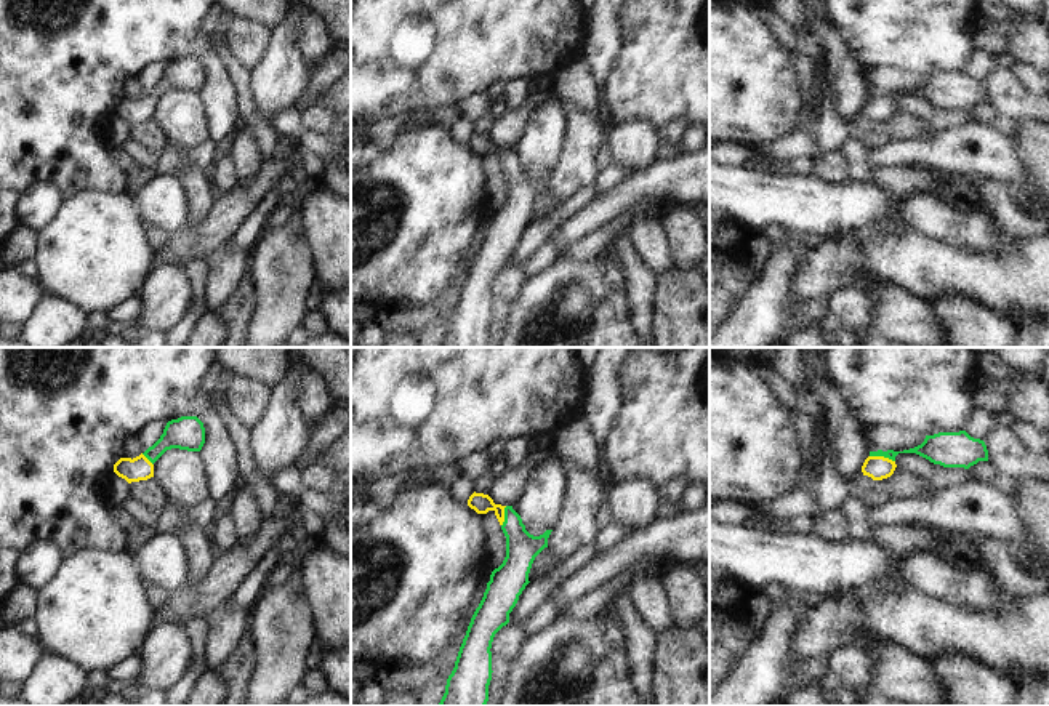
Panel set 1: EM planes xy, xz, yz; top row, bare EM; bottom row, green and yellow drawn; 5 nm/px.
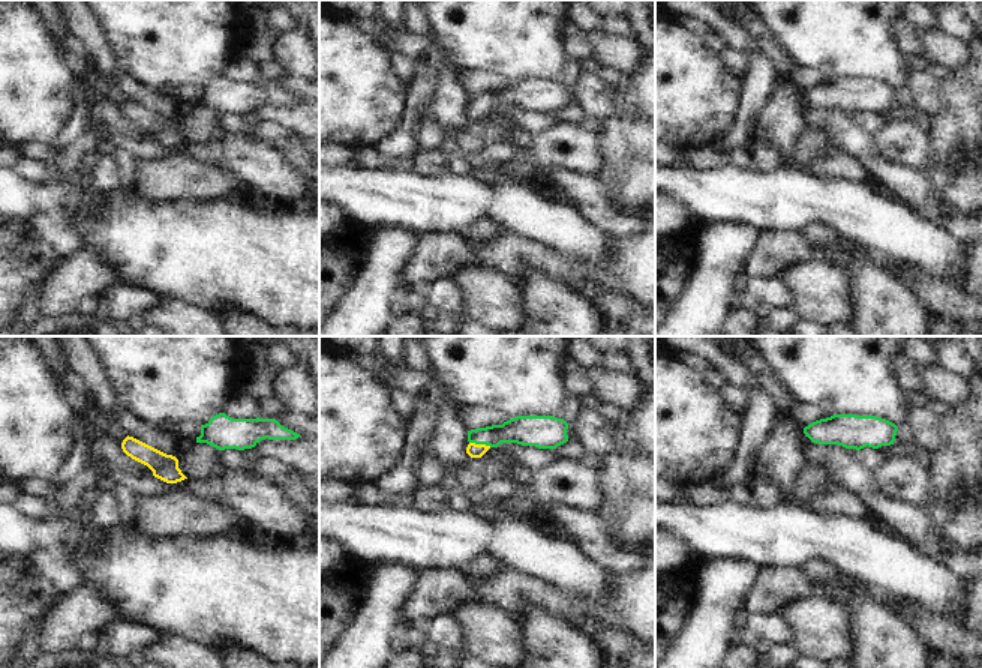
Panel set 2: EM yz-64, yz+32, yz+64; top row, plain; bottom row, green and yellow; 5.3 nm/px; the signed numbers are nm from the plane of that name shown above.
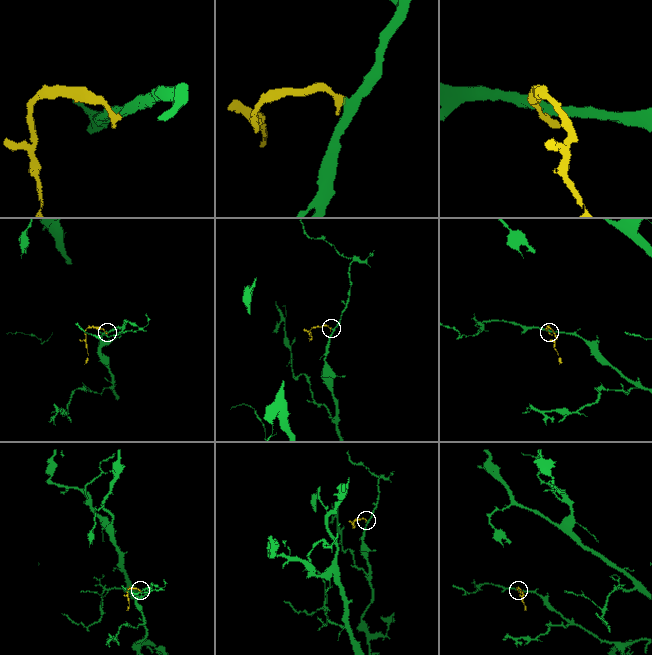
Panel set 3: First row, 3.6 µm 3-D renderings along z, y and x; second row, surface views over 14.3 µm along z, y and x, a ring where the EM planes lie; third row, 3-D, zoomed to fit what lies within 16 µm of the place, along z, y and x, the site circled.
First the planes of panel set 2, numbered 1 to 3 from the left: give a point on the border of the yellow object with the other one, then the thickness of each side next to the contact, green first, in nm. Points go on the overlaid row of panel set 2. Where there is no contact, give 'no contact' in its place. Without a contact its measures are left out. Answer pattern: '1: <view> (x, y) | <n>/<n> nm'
1: no contact
2: yz+32 (480, 443) | 160/80 nm
3: no contact

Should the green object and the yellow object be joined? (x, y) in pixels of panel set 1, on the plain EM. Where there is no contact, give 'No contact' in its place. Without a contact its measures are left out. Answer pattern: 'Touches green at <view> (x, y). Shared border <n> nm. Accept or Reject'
Touches green at yz (883, 96). Shared border 130 nm. Accept.

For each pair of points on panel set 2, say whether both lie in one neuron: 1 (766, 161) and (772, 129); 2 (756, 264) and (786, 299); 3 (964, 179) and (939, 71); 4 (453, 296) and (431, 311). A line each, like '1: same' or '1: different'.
1: different
2: different
3: different
4: different

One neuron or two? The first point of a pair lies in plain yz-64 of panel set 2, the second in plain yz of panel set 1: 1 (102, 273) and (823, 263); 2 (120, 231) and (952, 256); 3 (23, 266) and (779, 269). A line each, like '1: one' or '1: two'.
1: one
2: one
3: two

